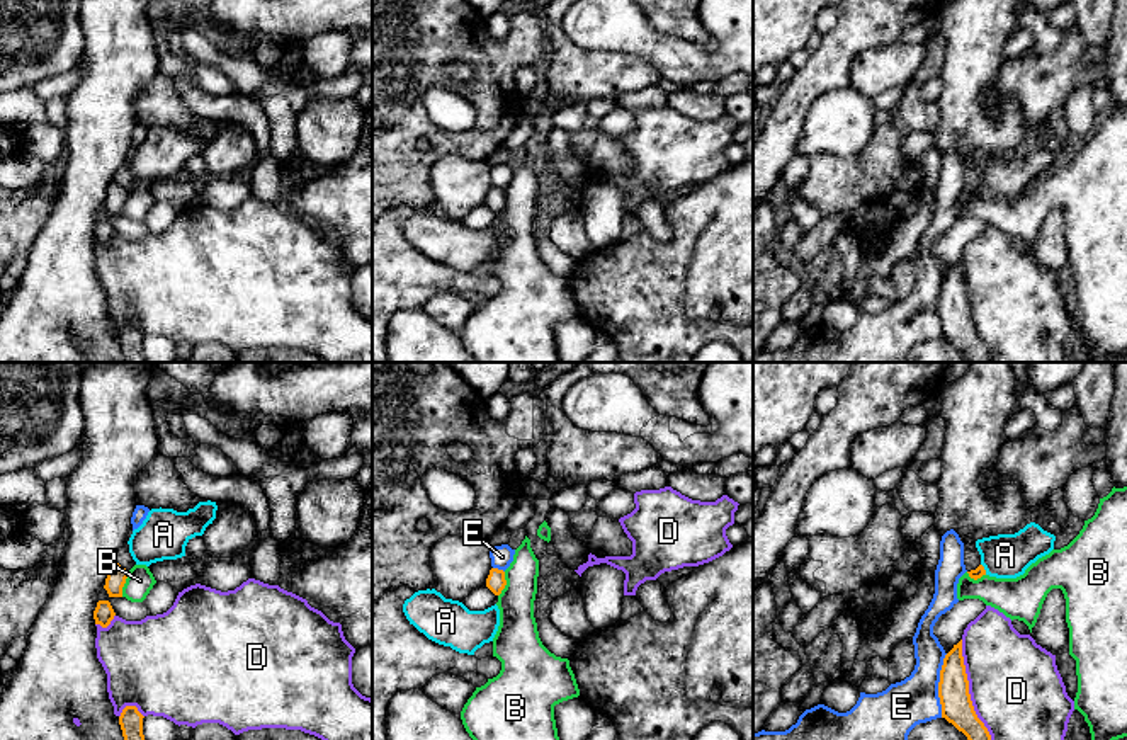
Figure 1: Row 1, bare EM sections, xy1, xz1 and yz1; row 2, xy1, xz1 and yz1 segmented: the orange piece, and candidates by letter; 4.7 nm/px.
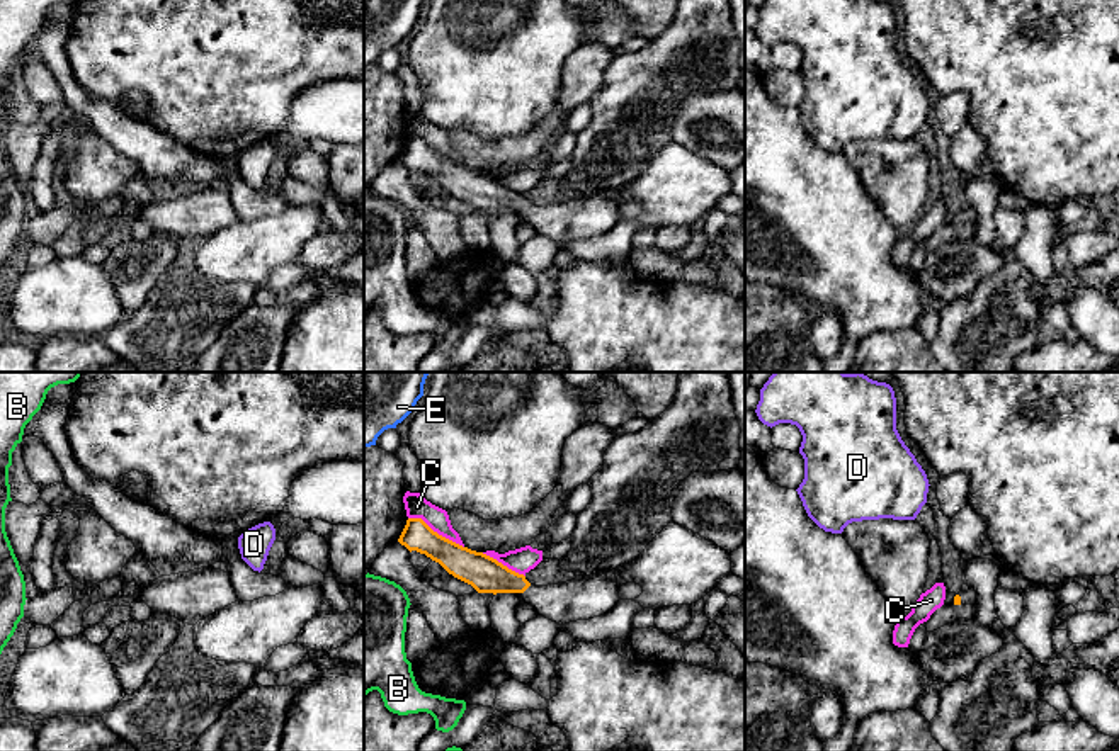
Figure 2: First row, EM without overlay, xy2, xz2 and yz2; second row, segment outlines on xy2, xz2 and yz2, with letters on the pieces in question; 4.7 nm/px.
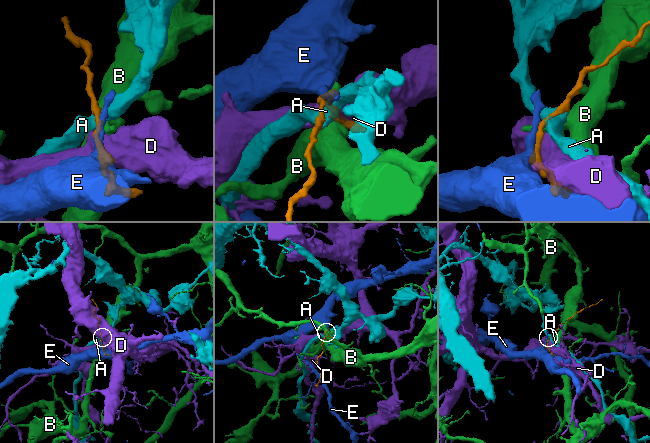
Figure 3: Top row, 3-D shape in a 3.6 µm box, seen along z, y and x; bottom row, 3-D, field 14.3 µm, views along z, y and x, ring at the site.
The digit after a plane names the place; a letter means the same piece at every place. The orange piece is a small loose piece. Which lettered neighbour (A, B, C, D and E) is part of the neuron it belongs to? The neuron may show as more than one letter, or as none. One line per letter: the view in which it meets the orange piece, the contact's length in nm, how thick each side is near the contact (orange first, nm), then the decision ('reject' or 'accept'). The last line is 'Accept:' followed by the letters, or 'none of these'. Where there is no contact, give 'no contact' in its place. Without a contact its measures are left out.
A: meets orange in yz1; contact 60 nm long; 50 nm thick on the orange side, 200 nm on the other; reject
B: meets orange in xy1; contact 130 nm long; 100 nm thick on the orange side, 130 nm on the other; reject
C: meets orange in xz2; contact 300 nm long; 160 nm thick on the orange side, 110 nm on the other; reject
D: meets orange in yz1; contact 500 nm long; 150 nm thick on the orange side, 440 nm on the other; reject
E: meets orange in yz1; contact 300 nm long; 150 nm thick on the orange side, 220 nm on the other; reject
Accept: none of these

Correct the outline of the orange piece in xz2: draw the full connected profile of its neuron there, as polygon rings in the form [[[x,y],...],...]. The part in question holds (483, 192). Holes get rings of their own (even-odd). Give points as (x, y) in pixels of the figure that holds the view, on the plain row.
[[[408,138],[398,161],[439,182],[478,212],[520,212],[522,221],[532,224],[537,234],[560,245],[600,236],[621,219],[616,189],[536,206],[497,178],[439,155],[422,138]]]

